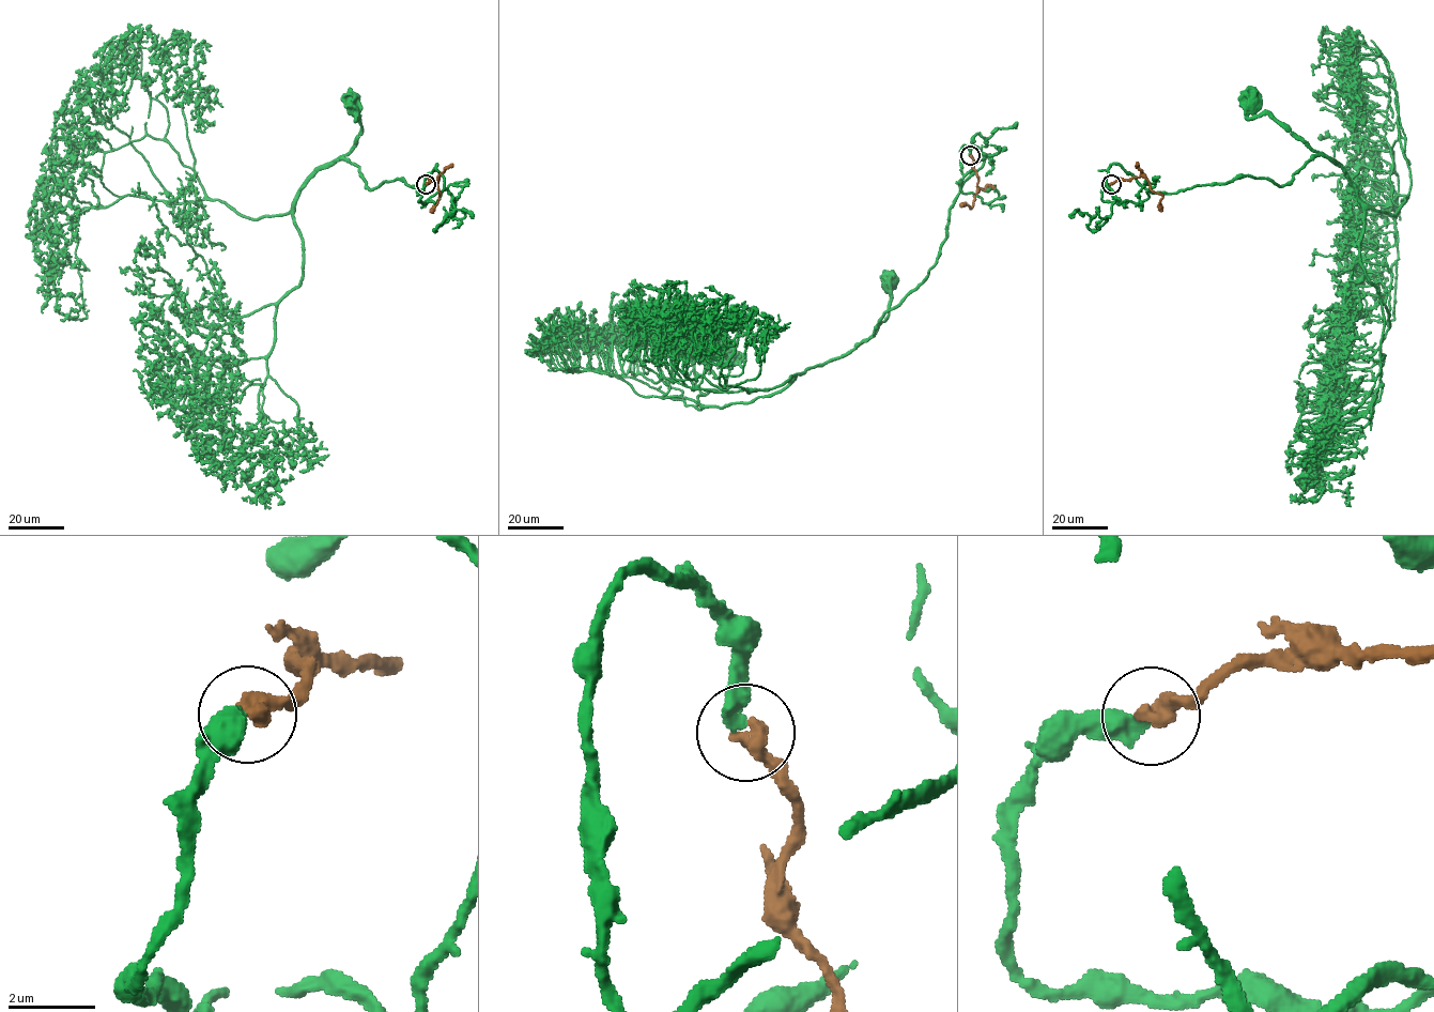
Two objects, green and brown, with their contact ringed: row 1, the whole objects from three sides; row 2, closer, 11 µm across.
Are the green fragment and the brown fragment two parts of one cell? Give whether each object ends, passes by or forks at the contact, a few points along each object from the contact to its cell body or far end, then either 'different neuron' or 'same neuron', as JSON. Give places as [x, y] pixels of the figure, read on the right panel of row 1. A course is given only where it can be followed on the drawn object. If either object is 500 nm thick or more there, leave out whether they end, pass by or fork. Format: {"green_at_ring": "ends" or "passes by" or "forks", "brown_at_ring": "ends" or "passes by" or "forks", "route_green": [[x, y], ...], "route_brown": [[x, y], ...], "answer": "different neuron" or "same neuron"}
{"green_at_ring": "ends", "brown_at_ring": "ends", "route_green": [[1110, 183], [1101, 197], [1119, 204], [1113, 164], [1152, 192], [1285, 184], [1316, 152], [1249, 118], [1254, 100]], "route_brown": [[1111, 183], [1143, 177], [1153, 192], [1162, 196], [1159, 211]], "answer": "same neuron"}

